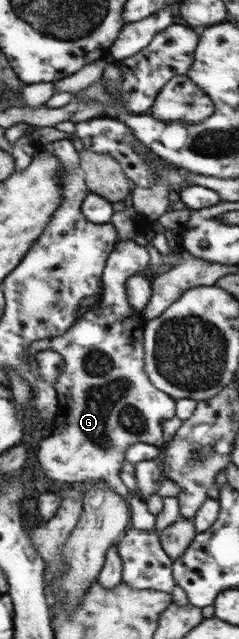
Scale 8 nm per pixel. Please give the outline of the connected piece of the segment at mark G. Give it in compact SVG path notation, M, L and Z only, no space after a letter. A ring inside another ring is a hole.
M133 240L119 242L110 253L110 259L105 268L105 289L103 296L90 308L83 311L74 326L62 336L36 340L28 346L27 356L35 356L40 351L54 351L65 362L62 374L53 384L58 393L60 410L57 415L59 421L53 425L52 432L39 444L38 464L46 476L61 485L82 485L104 481L110 488L129 500L133 511L133 526L138 530L154 531L155 515L147 509L146 501L138 498L136 493L125 486L121 480L121 468L124 465L124 455L136 443L146 443L159 448L164 446L162 437L162 422L174 418L177 401L169 394L158 390L145 371L145 351L143 348L143 334L147 329L147 322L141 311L137 311L127 299L127 288L124 288L126 278L129 280L136 275L141 275L150 265L150 256L146 246L139 246Z

